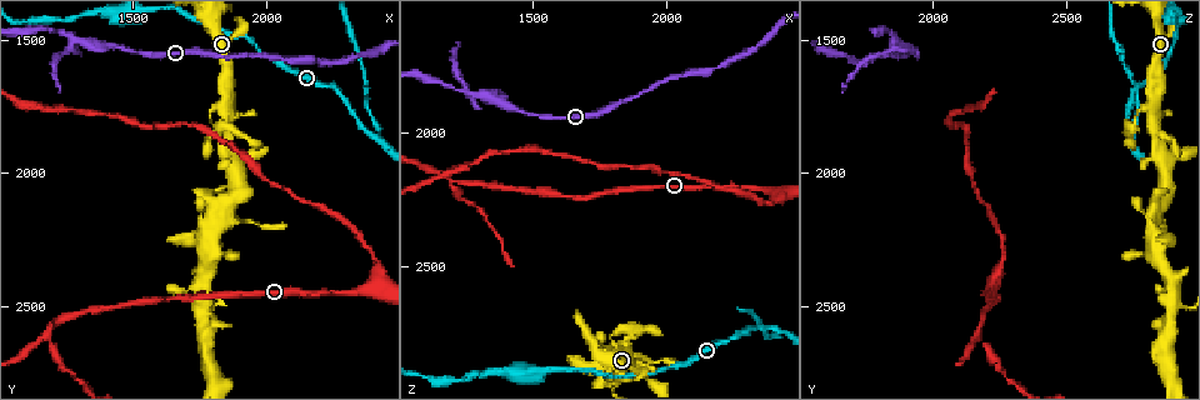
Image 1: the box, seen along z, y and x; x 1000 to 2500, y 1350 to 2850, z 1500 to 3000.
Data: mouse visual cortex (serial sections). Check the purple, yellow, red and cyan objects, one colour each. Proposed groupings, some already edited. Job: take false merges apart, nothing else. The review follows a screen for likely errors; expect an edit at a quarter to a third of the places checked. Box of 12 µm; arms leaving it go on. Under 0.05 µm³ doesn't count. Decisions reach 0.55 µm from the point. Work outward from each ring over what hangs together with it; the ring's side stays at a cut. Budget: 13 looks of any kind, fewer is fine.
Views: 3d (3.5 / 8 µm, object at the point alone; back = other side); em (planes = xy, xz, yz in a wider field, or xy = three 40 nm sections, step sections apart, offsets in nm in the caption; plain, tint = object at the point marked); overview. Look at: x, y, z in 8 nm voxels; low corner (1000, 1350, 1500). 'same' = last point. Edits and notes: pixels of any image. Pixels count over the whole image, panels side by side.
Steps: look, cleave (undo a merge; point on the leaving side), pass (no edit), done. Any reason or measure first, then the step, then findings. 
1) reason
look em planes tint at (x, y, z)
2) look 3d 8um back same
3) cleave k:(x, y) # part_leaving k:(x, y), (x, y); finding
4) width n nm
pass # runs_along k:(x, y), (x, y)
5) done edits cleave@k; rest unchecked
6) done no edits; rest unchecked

arms run side by side
look 3d 8um at (2400, 1860, 2720)

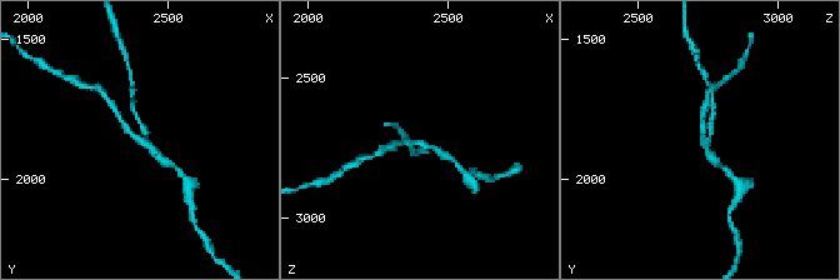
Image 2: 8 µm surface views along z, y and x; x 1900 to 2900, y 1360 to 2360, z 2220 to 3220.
look 3d 3.5um at (2410, 1850, 2730)

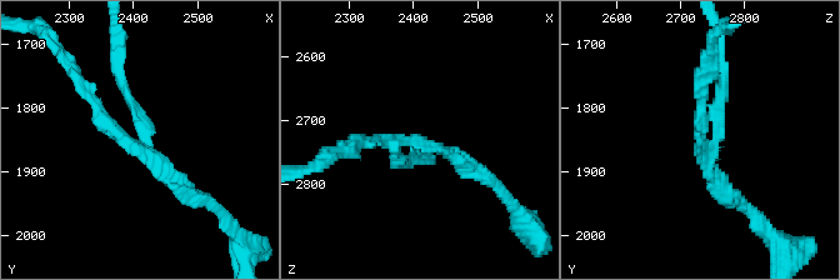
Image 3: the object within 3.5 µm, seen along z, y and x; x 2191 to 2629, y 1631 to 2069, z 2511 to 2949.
arms 3; arm_widths 150, 150, 200 nm; need the tissue
look em planes tint at (2400, 1855, 2730)

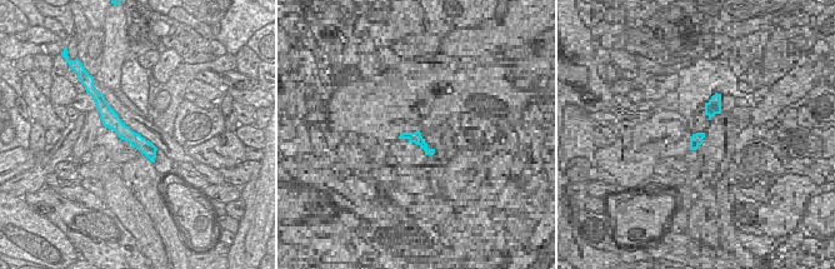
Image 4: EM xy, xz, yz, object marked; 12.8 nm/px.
width 190 nm
cleave 3:(721, 99) # part_leaving 3:(714, 140), (724, 86), (720, 40); a second cell is stuck on

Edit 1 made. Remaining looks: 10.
look overview

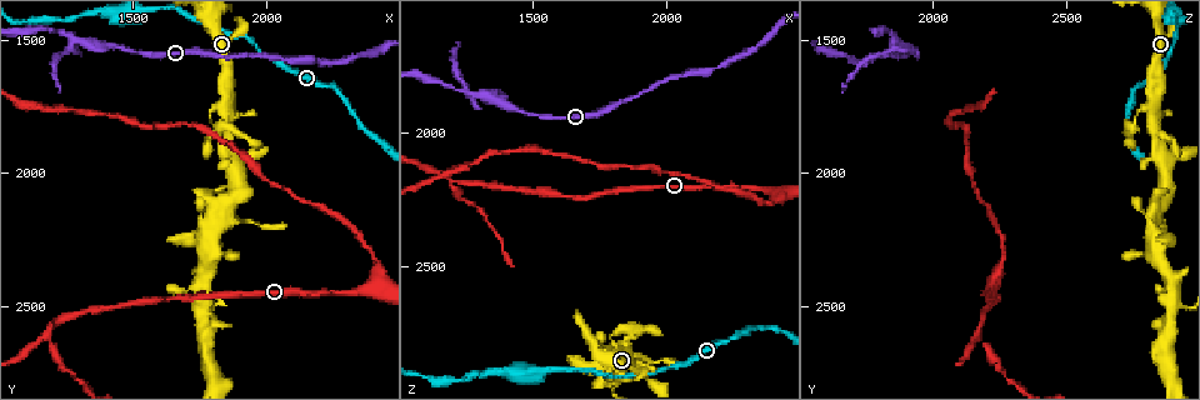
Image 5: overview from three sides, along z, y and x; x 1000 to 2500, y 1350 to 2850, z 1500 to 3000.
three arms meet
look 3d 3.5um back at (1850, 1730, 2840)

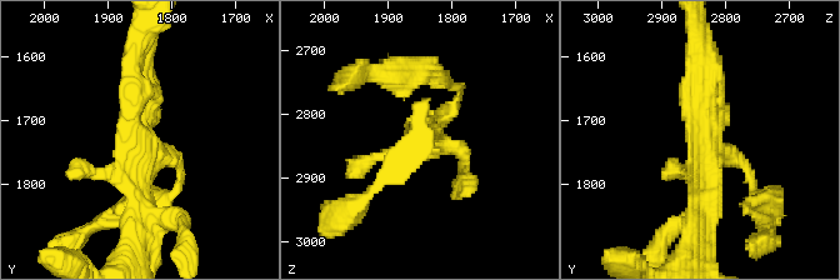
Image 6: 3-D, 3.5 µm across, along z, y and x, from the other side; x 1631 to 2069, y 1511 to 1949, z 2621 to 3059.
now the EM
look em xy step 1 tint at (1850, 1730, 2835)

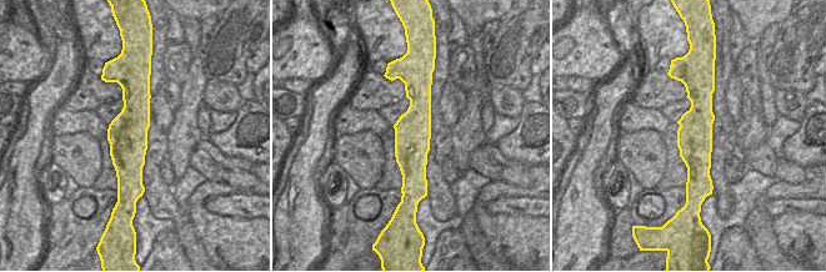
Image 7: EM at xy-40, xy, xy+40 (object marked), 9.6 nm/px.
pass # runs_along 7:(124, 79), (139, 186); one cell here

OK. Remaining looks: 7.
three arms meet
look 3d 8um back at (1760, 2430, 2900)

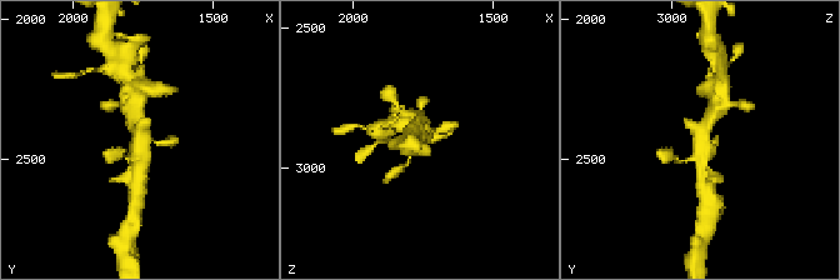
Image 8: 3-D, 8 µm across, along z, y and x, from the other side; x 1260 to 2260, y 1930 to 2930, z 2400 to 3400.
look em xy step 2 tint at (1750, 2430, 2900)

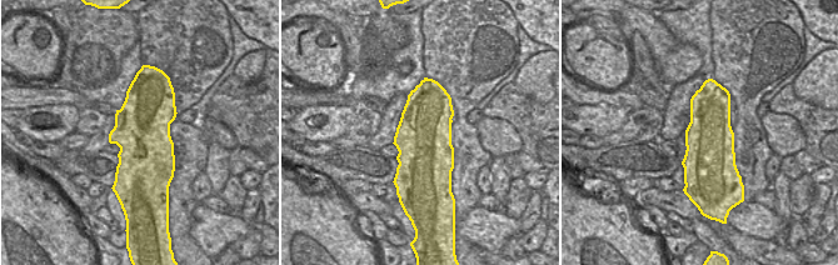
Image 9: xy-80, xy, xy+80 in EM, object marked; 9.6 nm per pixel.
pass # runs_along 8:(715, 106), (700, 131), (701, 178); one cell here

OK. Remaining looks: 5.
branch point
look 3d 8um at (2360, 2440, 2220)

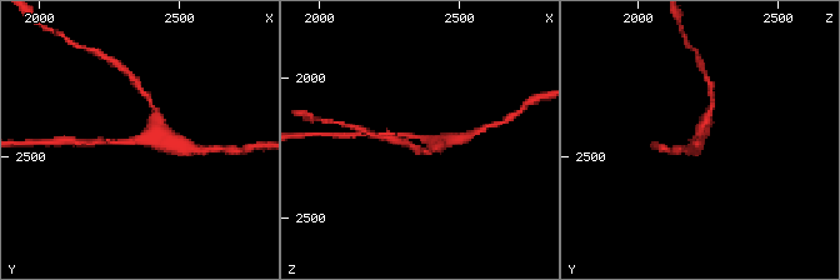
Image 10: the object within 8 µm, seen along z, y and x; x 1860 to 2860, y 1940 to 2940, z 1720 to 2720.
arms 3; arm_widths 150, 300, 350 nm; now the EM
look em xy step 2 tint at (2360, 2450, 2210)

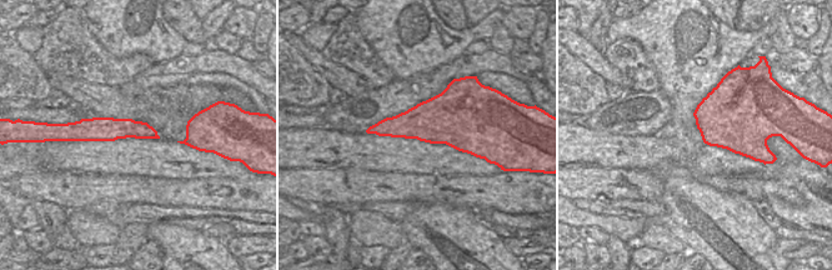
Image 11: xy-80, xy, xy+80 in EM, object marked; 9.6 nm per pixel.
pass # runs_along 10:(105, 143), (141, 141), (153, 113); one cell here

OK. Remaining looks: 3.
branch point
look 3d 3.5um at (1170, 2590, 2170)

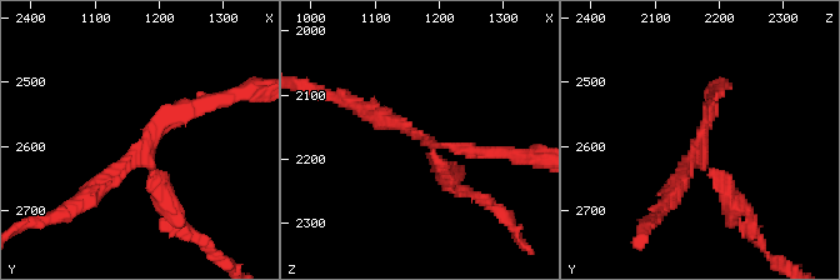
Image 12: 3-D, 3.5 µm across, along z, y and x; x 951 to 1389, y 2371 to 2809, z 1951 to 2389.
look em xy step 1 tint at (1180, 2600, 2170)

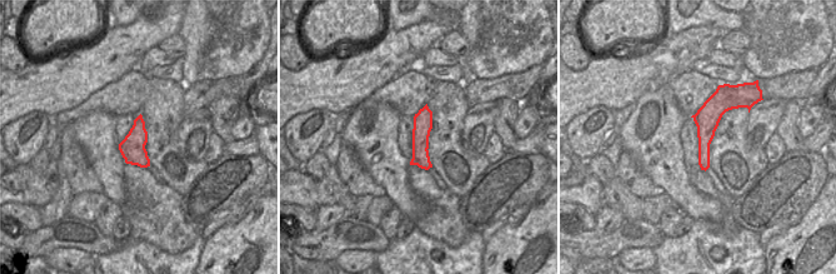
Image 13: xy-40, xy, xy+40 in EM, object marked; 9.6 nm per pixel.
pass # continuous, no second cell

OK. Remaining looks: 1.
done edits cleave@3; rest unchecked

